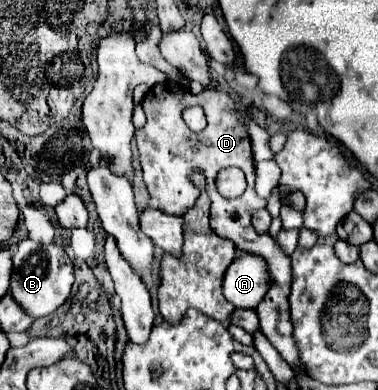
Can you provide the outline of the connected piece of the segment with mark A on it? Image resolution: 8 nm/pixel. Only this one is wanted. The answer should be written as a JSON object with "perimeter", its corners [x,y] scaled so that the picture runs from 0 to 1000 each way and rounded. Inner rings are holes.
{"perimeter":[[[635,654],[593,700],[587,756],[624,792],[672,792],[709,746],[709,695],[683,654]]]}

